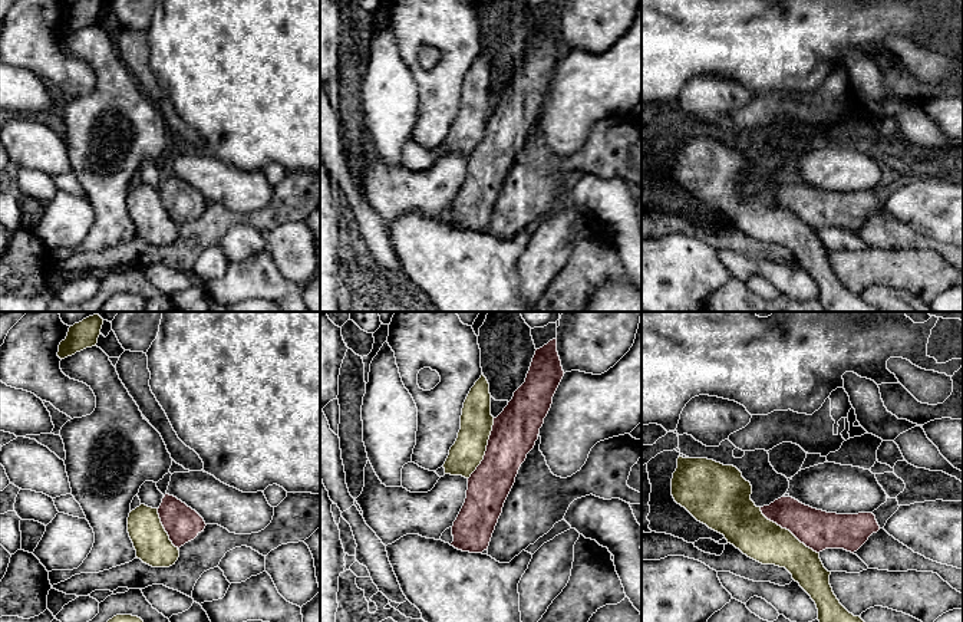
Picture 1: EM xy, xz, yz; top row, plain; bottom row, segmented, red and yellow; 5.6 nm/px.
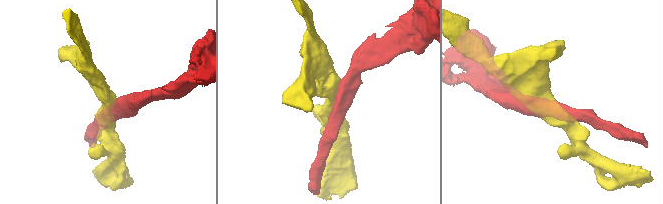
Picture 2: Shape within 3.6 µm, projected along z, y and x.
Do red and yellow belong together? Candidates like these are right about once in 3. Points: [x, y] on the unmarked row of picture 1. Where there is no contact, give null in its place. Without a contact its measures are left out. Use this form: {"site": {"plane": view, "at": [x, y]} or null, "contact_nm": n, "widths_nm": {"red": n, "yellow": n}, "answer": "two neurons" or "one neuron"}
{"site": {"plane": "yz", "at": [788, 207]}, "contact_nm": 420, "widths_nm": {"red": 220, "yellow": 240}, "answer": "two neurons"}

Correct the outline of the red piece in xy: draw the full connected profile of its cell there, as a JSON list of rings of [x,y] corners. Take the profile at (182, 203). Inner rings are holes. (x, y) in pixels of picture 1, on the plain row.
[[[169,172],[162,177],[158,192],[169,218],[178,227],[194,218],[207,204],[195,188]]]

